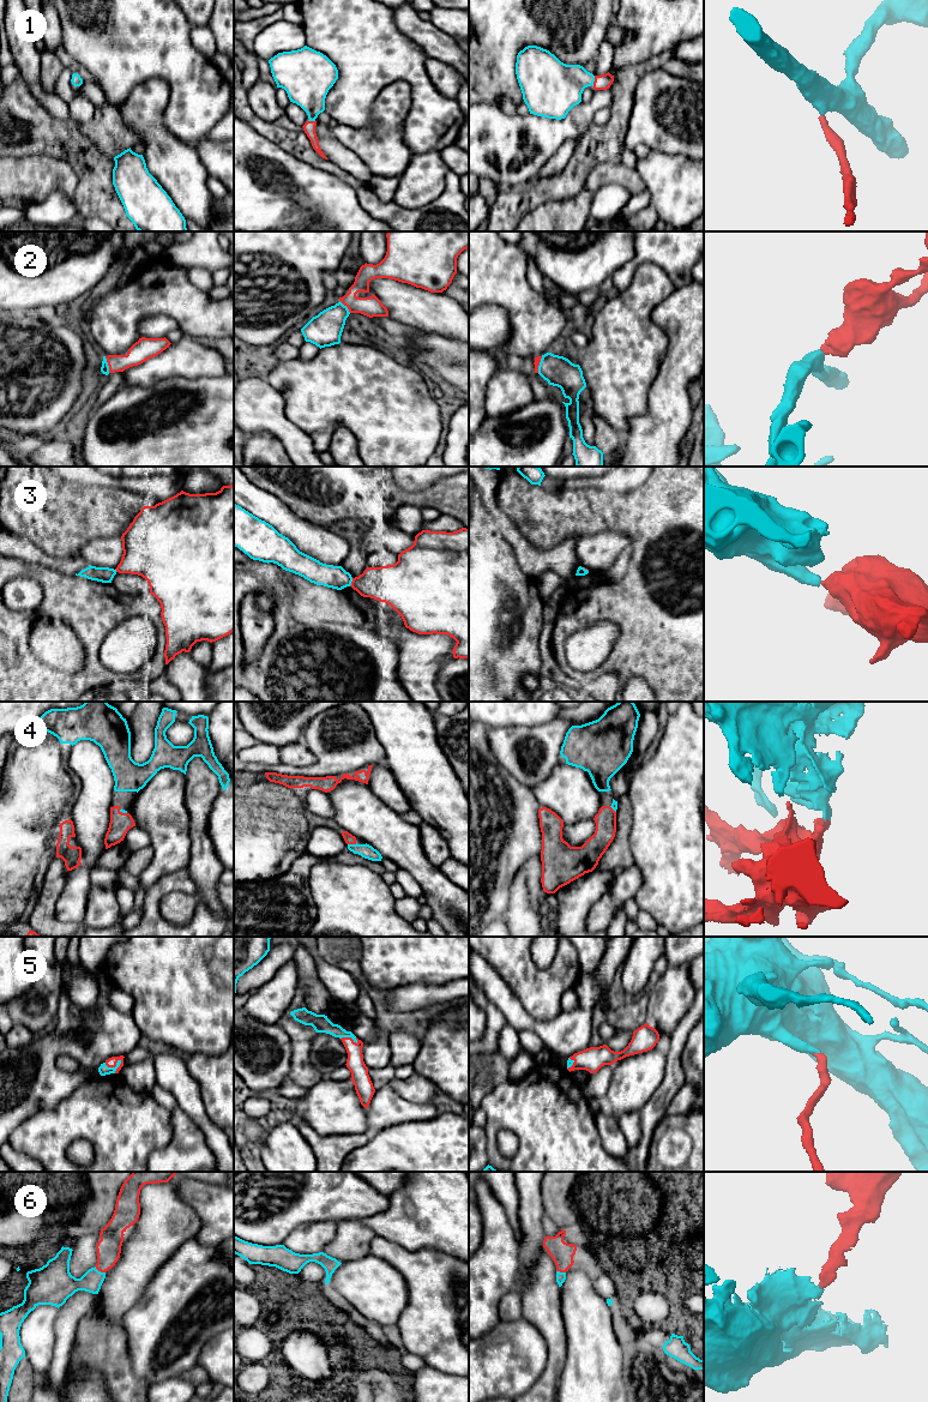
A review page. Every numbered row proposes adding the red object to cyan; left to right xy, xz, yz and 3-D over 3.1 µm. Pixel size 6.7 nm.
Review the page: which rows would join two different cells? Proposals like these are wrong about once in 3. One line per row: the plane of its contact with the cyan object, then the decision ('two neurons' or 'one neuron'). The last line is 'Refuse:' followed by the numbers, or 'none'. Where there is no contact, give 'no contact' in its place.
1: meets cyan in yz; one neuron
2: meets cyan in xy; one neuron
3: meets cyan in xz; two neurons
4: meets cyan in xz; one neuron
5: meets cyan in xy; one neuron
6: meets cyan in xy; one neuron
Refuse: 3

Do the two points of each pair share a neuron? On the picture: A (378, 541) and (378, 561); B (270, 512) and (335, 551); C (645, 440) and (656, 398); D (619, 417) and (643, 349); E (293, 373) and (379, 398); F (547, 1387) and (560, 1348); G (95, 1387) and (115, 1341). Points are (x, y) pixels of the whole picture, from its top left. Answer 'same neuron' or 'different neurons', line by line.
A: different neurons
B: same neuron
C: same neuron
D: same neuron
E: same neuron
F: same neuron
G: different neurons

